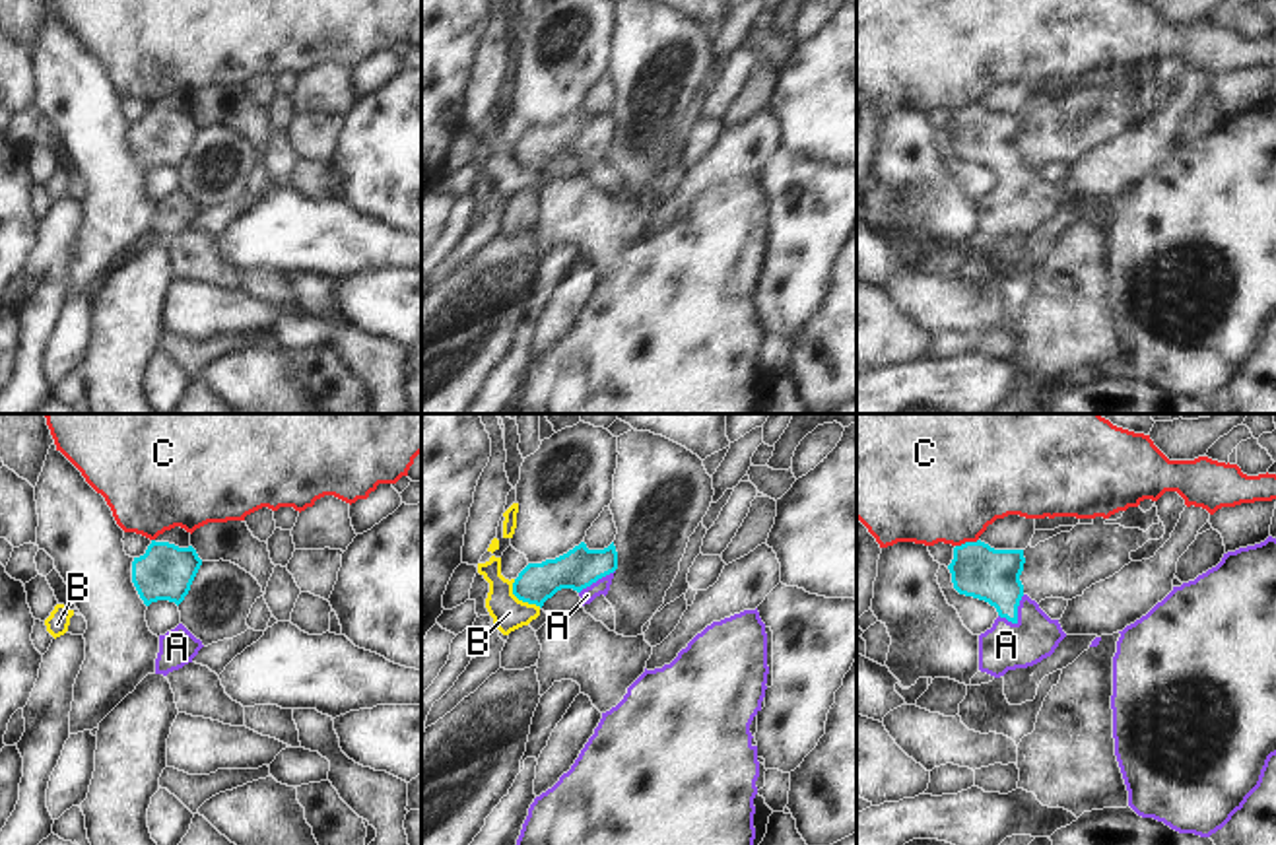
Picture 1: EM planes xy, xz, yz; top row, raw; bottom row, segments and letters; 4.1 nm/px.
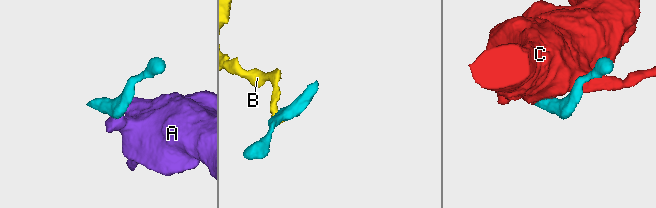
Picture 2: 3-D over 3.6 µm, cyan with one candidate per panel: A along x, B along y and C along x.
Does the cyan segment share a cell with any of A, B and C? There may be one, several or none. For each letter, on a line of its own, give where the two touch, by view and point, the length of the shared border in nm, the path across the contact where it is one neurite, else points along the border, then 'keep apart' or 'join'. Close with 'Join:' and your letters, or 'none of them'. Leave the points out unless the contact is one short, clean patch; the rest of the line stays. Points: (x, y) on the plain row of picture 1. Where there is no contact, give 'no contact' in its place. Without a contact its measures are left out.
A: contact yz (1016, 181); length 140 nm; way yz (993, 140), (1016, 181), (1016, 201), (1007, 210); join
B: contact xz (521, 164); length 170 nm; border xz (513, 144), (513, 158), (540, 171); keep apart
C: contact yz (966, 107); length 100 nm; border yz (977, 103), (956, 111); keep apart
Join: A

